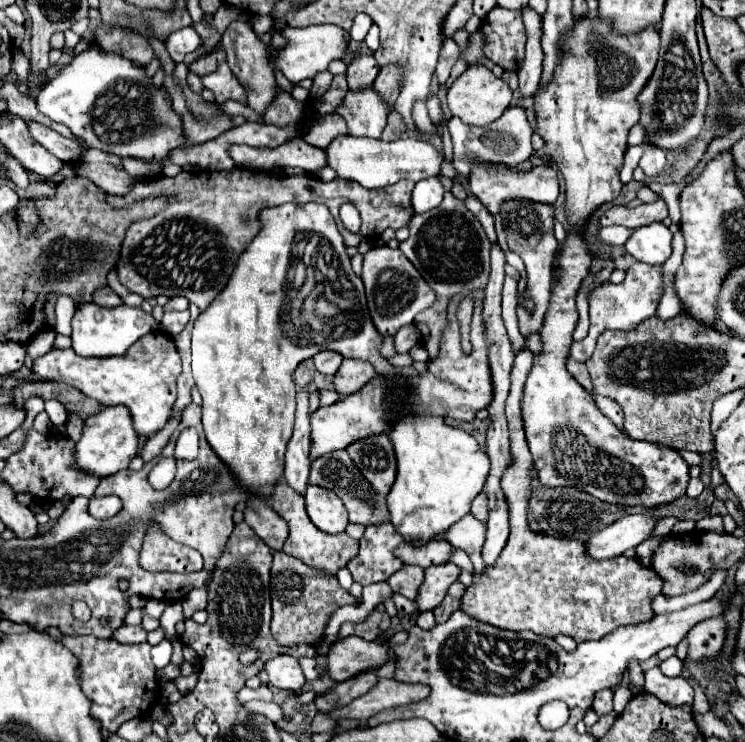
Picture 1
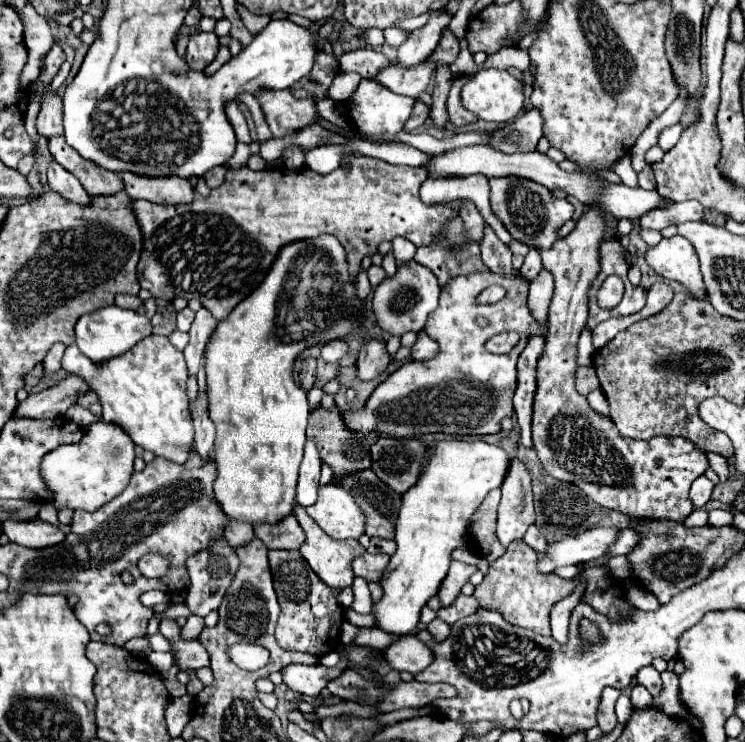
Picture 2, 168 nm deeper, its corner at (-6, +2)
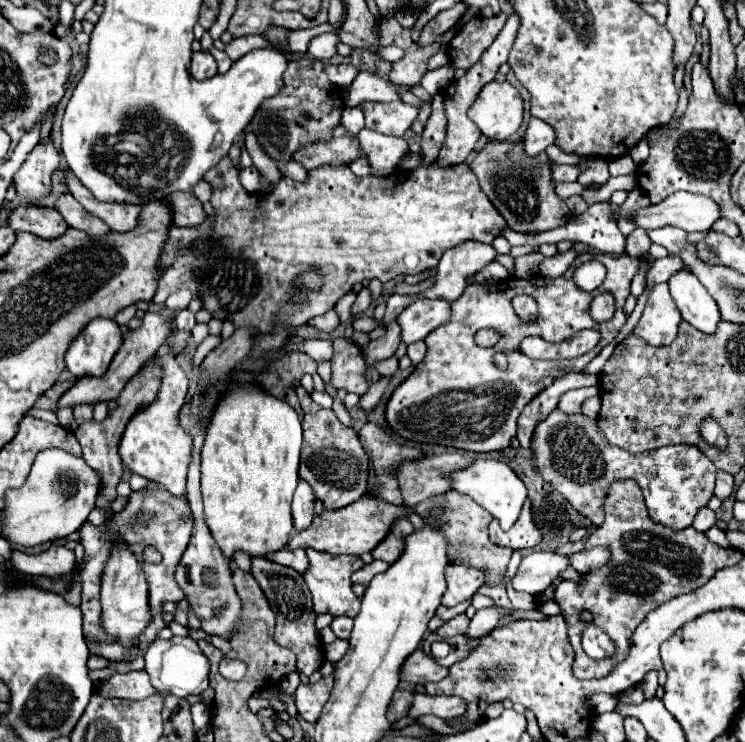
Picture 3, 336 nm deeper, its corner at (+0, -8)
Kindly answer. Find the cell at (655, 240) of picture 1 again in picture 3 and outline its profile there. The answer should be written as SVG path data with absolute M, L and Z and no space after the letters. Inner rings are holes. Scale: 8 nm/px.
M680 270L672 274L668 280L670 294L686 322L698 328L704 334L714 334L722 316L718 312L716 300L708 294L708 290L698 282L692 272Z

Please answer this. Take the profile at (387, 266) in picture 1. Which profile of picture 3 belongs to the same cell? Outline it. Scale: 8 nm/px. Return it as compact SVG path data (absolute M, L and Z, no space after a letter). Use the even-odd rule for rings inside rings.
M414 300L400 316L402 342L412 344L424 340L434 328L450 320L450 304L446 300Z

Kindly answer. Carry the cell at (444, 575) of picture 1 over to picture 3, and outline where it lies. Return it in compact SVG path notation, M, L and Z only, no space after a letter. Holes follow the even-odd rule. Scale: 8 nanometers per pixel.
M448 564L446 566L446 592L442 598L444 606L456 606L464 600L468 600L486 580L486 572L480 568L466 568L466 566L456 566Z

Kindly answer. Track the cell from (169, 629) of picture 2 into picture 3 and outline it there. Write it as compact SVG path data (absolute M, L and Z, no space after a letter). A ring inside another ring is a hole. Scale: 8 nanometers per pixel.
M174 636L172 640L160 640L156 638L148 650L146 650L146 666L144 670L150 676L152 686L160 694L174 694L178 698L186 698L190 694L202 694L208 688L208 674L210 674L210 664L206 666L206 656L200 650L198 642L192 640L190 636Z

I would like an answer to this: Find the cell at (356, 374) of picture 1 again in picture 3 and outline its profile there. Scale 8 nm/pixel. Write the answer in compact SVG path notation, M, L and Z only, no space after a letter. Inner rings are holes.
M392 320L388 326L386 326L386 334L380 336L378 340L372 340L366 348L364 348L364 358L366 358L366 364L368 364L368 372L366 372L366 380L368 384L374 384L378 382L378 372L374 368L376 362L380 360L386 360L390 356L394 356L396 348L400 346L400 324L396 320Z

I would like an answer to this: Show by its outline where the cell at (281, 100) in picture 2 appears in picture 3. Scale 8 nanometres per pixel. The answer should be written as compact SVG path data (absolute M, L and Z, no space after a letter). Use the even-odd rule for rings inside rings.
M344 126L334 130L330 142L316 142L294 154L294 160L304 168L314 170L322 164L344 164L348 166L356 158L364 158L366 154L360 150L358 136L352 136Z

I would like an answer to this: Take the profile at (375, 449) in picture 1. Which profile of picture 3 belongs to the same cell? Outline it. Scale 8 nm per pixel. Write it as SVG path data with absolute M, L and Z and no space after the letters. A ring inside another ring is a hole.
M432 454L422 460L402 464L398 470L398 482L404 504L416 506L430 496L446 494L450 490L452 472L458 468L468 468L470 462L474 462L474 458L464 454Z

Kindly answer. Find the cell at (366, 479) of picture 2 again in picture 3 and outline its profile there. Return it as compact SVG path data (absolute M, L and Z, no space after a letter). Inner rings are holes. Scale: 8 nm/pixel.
M400 520L394 524L392 532L386 536L384 542L380 542L374 550L372 550L372 556L378 558L378 560L384 560L388 564L394 564L394 560L402 554L402 548L404 548L404 540L406 536L414 532L410 520Z

